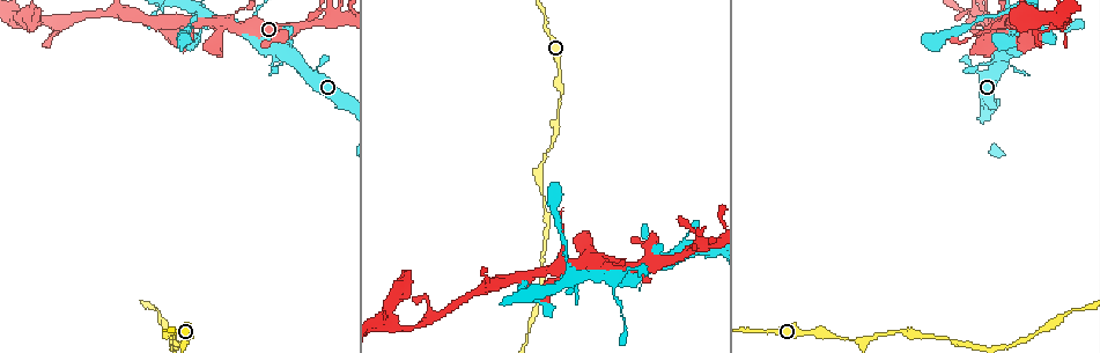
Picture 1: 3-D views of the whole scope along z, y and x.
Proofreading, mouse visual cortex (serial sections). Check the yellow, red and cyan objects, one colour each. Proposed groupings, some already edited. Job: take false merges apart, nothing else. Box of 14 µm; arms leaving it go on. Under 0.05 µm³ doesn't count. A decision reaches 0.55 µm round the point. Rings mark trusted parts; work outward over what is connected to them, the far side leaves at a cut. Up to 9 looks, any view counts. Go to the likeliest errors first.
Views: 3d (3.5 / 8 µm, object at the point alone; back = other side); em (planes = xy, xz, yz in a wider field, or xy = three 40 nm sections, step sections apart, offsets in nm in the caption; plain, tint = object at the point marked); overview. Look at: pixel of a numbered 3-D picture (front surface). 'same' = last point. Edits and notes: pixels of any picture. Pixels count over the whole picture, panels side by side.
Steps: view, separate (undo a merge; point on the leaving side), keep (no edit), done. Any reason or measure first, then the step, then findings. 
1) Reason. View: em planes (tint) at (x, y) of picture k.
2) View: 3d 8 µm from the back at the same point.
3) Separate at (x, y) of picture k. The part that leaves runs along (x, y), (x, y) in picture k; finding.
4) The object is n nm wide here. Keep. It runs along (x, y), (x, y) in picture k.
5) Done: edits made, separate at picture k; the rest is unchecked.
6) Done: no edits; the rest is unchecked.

Side arm on a straight run. View: 3d 3.5 µm at (556, 119) of picture 1.

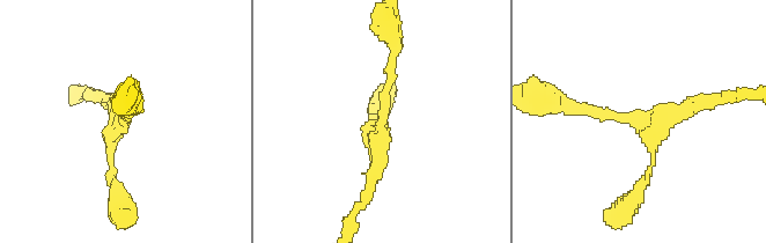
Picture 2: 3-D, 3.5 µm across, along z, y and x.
3 arms meet here; the arms are 100, 150, 200 nm wide. View: em xy step 1 (tint) at (640, 120) of picture 2.

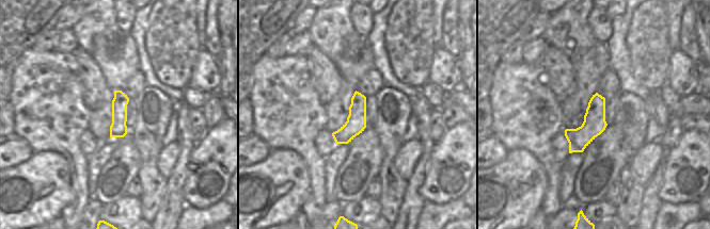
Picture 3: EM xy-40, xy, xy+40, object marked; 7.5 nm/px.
Keep. It runs along (598, 97), (595, 124), (571, 149) in picture 3; continuous, no second cell.

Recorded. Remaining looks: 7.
Looks like a crossing. View: 3d 3.5 µm at (615, 284) of picture 1.

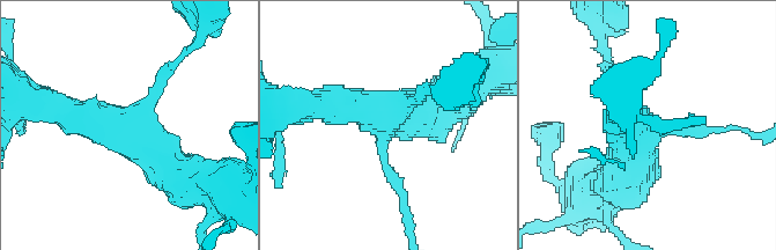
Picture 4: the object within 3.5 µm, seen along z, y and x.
4 arms meet here; the arms are 150, 150, 400, 600 nm wide. View: em xy step 2 (tint) at (122, 129) of picture 4.

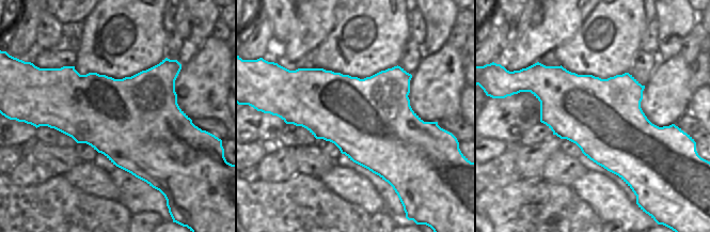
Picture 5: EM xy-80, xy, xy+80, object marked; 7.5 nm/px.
Keep. It runs along (187, 179), (120, 126), (53, 105) in picture 4; one cell here.

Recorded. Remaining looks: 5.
Calibre changes. View: 3d 3.5 µm at (530, 284) of picture 1.

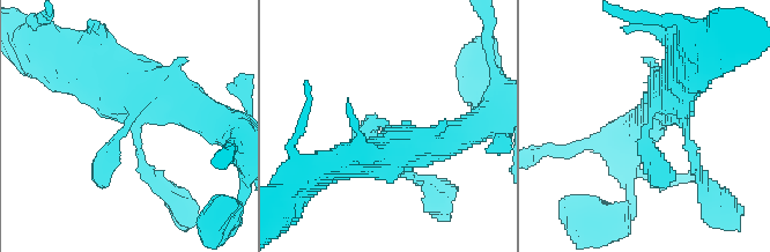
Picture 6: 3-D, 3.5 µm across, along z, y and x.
View: em xy step 3 (tint) at (387, 124) of picture 6.

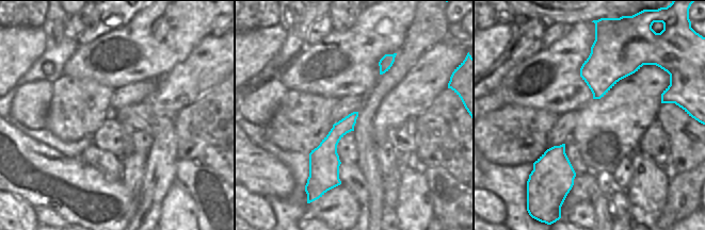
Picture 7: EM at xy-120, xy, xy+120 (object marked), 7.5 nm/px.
Another direction. View: em xy step 5 (tint) at the same point.

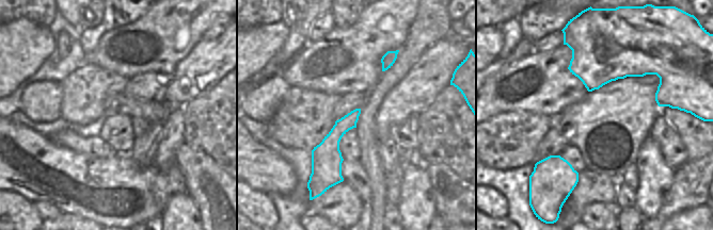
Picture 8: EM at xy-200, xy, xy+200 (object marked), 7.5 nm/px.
Keep. It runs along (175, 94), (132, 101), (104, 182) in picture 6; continuous, no second cell.

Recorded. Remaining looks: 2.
Thick turns thin. View: 3d 3.5 µm at (392, 325) of picture 1.

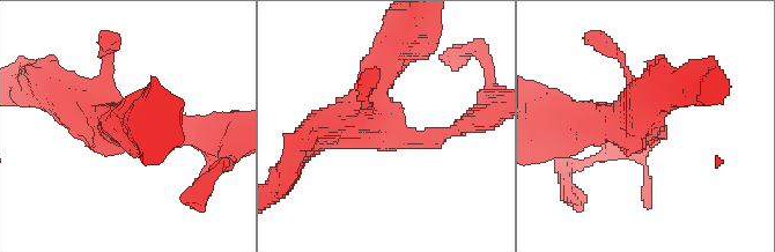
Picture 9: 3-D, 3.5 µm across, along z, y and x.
4 arms meet here; the arms are 150, 250, 450, 500 nm wide; shape alone is not enough. View: em planes (tint) at (392, 127) of picture 9.

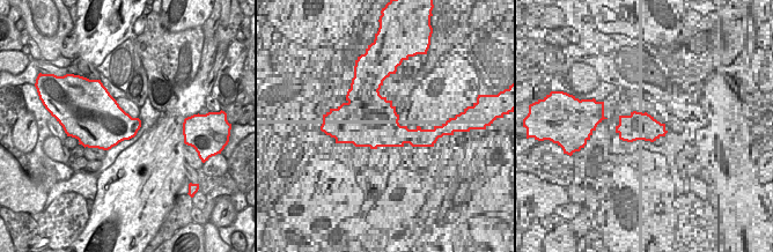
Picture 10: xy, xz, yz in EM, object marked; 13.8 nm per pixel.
Keep. It runs along (444, 135), (401, 138), (374, 115), (395, 43) in picture 9; all the same cell.

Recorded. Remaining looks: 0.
Done: no edits; the rest is unchecked.

